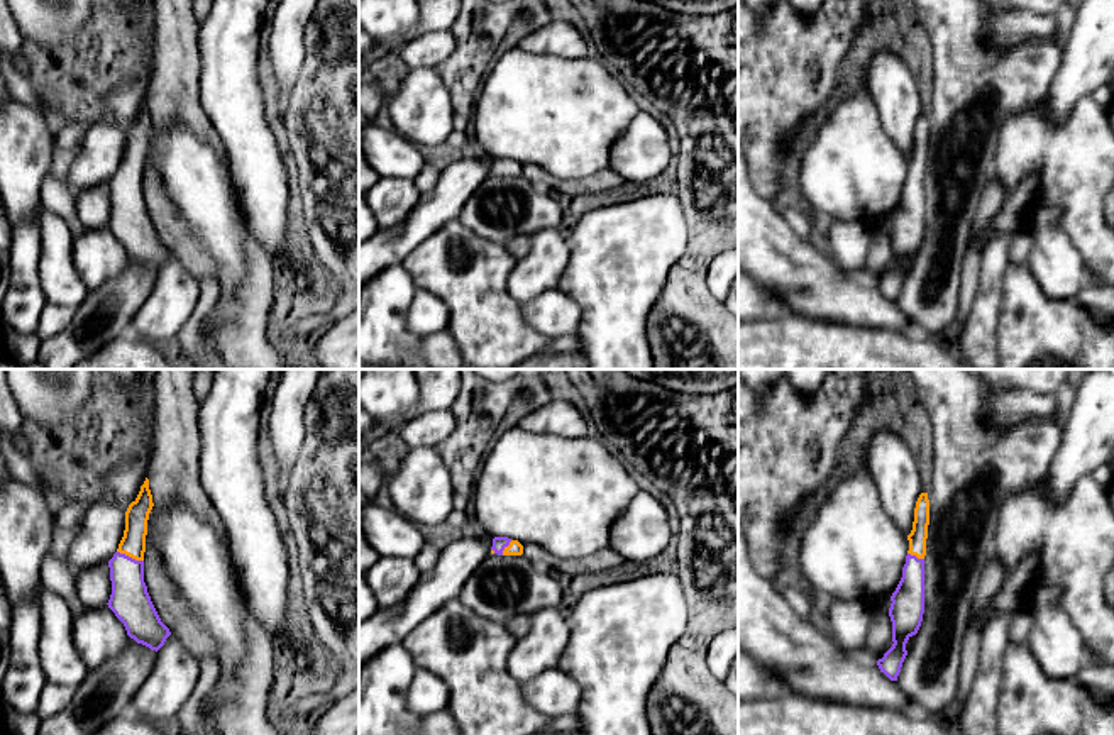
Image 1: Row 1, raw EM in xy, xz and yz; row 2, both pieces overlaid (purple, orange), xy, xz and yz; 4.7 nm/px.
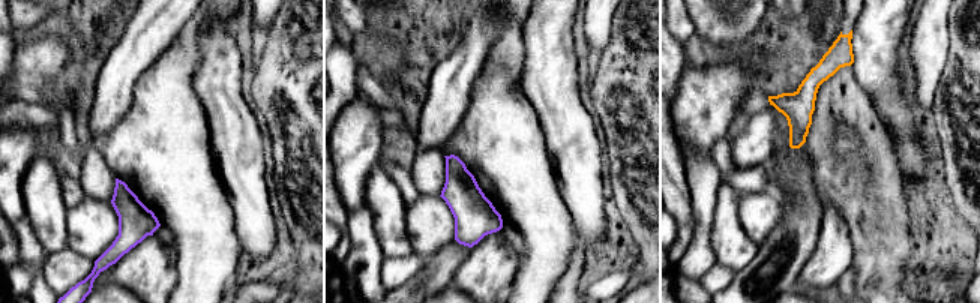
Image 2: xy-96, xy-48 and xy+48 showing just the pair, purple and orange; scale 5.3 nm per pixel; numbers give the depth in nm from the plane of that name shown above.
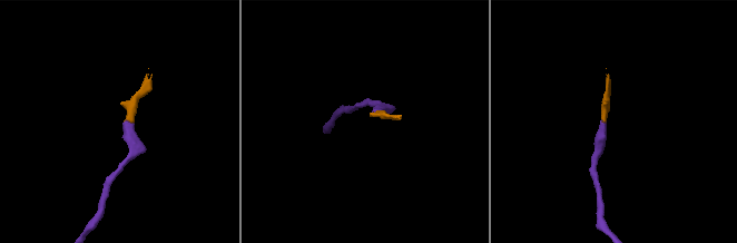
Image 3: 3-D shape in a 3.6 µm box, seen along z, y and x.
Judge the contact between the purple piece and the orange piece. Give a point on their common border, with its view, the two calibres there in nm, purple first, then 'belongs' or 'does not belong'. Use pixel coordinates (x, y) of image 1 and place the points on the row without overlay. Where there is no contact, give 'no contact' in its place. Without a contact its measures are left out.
contact xy (131, 178); calibres 190 and 120 nm; belongs

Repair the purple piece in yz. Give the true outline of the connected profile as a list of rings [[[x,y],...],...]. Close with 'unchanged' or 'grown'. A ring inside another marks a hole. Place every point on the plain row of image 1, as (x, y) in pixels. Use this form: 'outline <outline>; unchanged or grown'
outline [[[921,113],[916,129],[913,151],[907,156],[909,171],[902,188],[902,198],[891,217],[889,237],[892,242],[892,268],[877,281],[880,293],[897,301],[902,283],[907,276],[906,264],[918,254],[924,234],[924,176],[929,146],[928,113]]]; grown

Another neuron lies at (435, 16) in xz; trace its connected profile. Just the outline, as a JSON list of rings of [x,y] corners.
[[[416,0],[418,25],[410,34],[410,39],[420,34],[440,34],[450,30],[460,8],[462,0]]]

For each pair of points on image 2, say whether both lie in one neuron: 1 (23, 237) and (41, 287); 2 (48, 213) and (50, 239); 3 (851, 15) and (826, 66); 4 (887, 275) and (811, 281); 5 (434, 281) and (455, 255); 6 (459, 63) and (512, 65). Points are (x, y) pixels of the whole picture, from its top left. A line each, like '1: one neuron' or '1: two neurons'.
1: one neuron
2: one neuron
3: one neuron
4: two neurons
5: one neuron
6: two neurons

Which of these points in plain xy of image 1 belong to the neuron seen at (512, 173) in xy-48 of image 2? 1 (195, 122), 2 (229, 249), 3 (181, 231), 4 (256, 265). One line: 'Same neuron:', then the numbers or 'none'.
Same neuron: 2

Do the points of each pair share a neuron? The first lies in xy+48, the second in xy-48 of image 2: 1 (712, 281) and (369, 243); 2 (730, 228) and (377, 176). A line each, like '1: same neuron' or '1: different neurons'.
1: different neurons
2: same neuron

